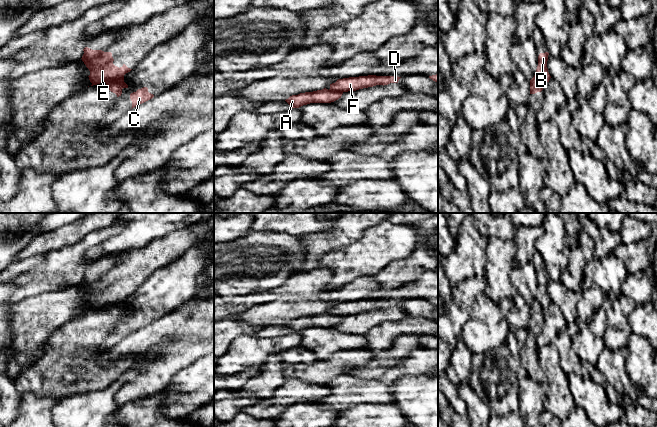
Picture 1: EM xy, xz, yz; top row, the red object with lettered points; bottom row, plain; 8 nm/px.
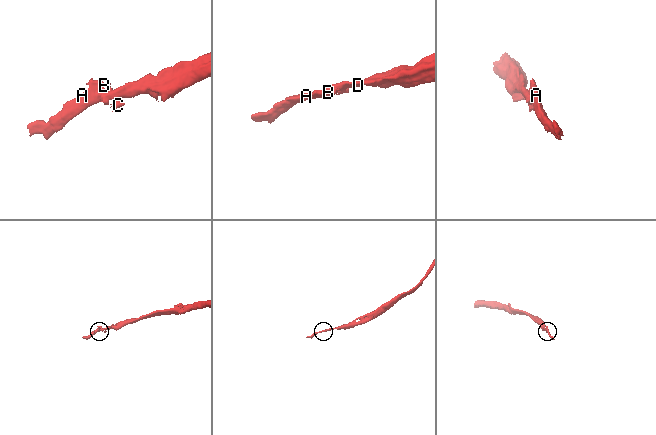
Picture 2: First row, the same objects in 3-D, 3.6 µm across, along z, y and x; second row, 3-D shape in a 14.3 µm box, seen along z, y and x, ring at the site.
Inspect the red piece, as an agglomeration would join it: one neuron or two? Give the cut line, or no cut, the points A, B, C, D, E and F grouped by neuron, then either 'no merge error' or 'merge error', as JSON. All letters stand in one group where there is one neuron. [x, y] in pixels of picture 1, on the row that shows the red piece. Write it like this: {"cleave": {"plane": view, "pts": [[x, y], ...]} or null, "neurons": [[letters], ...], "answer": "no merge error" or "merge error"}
{"cleave": {"plane": "xy", "pts": [[123, 75], [105, 82]]}, "neurons": [["A", "B", "E"], ["C", "D", "F"]], "answer": "merge error"}

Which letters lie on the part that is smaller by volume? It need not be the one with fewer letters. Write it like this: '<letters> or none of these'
A, B, E

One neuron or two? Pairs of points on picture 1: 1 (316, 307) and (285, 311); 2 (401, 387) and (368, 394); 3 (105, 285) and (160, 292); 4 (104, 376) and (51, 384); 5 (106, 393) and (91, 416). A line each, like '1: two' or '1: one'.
1: one
2: two
3: two
4: one
5: one

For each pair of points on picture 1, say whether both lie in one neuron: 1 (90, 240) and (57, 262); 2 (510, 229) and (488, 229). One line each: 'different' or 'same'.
1: same
2: same

